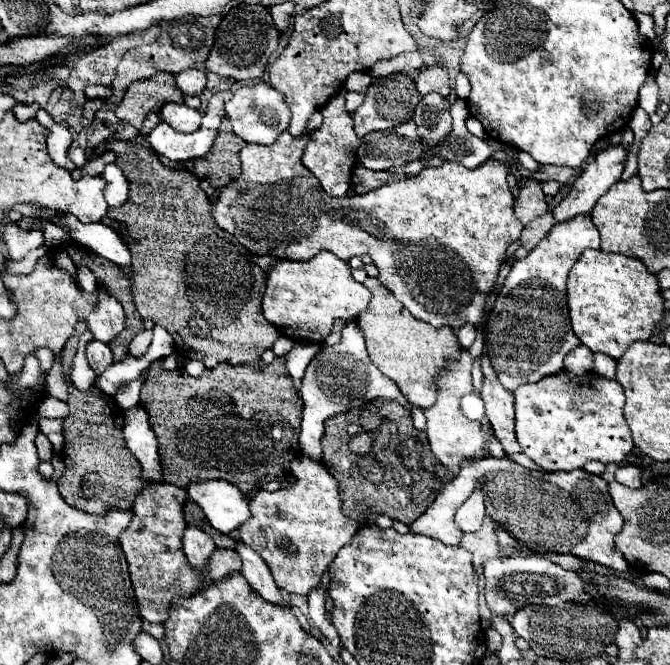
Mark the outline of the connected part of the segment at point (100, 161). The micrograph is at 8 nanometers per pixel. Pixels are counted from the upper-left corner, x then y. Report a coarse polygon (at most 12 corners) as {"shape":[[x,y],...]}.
{"shape":[[111,150],[89,160],[81,170],[73,170],[73,178],[99,176],[109,162],[115,162]]}

